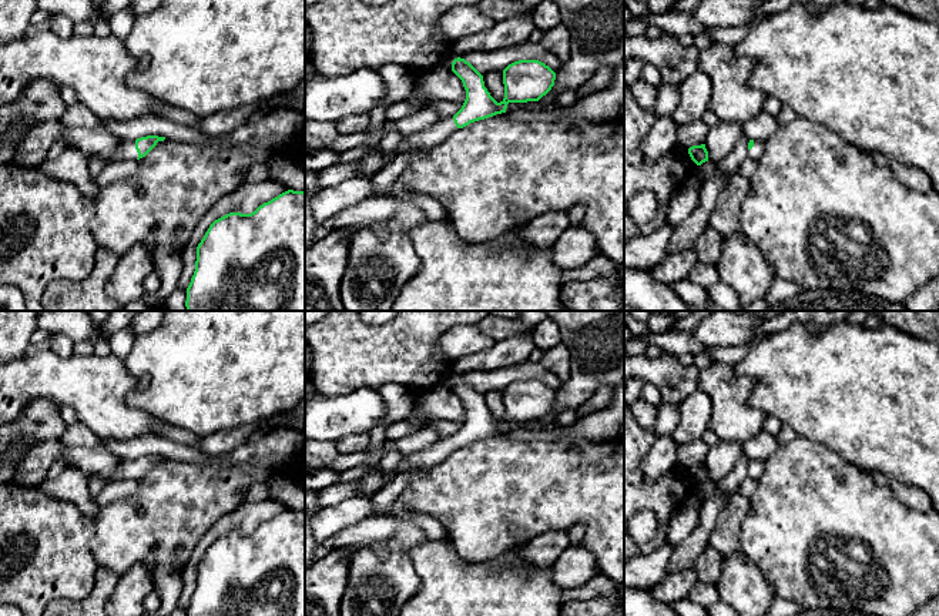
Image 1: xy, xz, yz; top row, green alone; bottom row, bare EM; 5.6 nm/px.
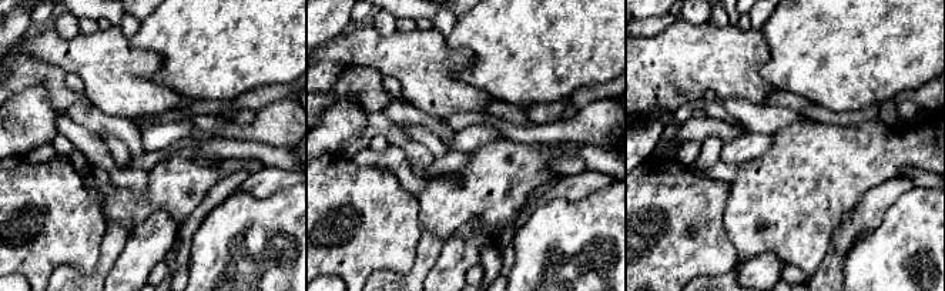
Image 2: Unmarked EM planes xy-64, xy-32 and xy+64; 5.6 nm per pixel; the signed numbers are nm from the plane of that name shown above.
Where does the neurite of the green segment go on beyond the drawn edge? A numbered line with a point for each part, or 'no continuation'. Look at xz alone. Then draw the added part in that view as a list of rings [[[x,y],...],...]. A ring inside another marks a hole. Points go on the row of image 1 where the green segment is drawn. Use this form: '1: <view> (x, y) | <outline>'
1: xz (378, 157) | [[[443,117],[426,130],[403,137],[402,141],[390,151],[383,150],[380,144],[370,145],[369,154],[358,161],[360,175],[368,177],[369,174],[376,174],[392,163],[400,153],[412,151],[420,147],[432,148],[439,145],[456,130],[457,127],[453,117]]]

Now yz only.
1: yz (755, 153) | [[[754,141],[754,147],[748,150],[748,157],[752,160],[759,160],[764,154],[765,144],[764,141]]]

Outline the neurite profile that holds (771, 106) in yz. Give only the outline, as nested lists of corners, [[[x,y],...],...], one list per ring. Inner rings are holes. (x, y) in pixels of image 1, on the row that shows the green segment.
[[[768,96],[762,104],[762,111],[772,117],[777,117],[782,107],[784,104],[778,98]]]

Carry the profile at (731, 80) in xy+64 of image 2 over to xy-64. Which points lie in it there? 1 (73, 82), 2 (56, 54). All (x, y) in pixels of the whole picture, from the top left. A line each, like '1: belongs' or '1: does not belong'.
1: does not belong
2: belongs

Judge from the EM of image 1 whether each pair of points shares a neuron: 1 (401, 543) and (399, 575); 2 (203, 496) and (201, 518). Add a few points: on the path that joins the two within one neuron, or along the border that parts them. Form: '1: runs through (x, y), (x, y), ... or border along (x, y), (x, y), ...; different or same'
1: runs through (399, 551), (399, 568); same
2: runs through (201, 502), (201, 512); same

